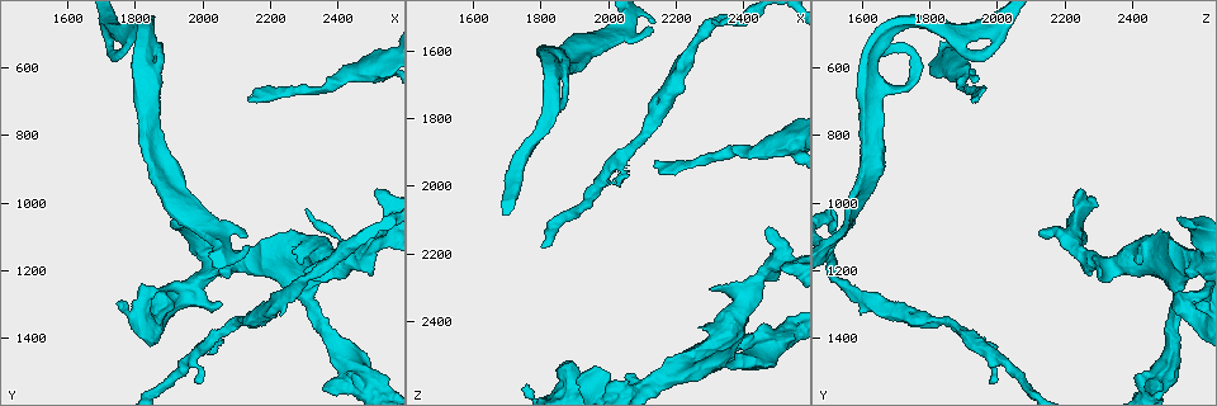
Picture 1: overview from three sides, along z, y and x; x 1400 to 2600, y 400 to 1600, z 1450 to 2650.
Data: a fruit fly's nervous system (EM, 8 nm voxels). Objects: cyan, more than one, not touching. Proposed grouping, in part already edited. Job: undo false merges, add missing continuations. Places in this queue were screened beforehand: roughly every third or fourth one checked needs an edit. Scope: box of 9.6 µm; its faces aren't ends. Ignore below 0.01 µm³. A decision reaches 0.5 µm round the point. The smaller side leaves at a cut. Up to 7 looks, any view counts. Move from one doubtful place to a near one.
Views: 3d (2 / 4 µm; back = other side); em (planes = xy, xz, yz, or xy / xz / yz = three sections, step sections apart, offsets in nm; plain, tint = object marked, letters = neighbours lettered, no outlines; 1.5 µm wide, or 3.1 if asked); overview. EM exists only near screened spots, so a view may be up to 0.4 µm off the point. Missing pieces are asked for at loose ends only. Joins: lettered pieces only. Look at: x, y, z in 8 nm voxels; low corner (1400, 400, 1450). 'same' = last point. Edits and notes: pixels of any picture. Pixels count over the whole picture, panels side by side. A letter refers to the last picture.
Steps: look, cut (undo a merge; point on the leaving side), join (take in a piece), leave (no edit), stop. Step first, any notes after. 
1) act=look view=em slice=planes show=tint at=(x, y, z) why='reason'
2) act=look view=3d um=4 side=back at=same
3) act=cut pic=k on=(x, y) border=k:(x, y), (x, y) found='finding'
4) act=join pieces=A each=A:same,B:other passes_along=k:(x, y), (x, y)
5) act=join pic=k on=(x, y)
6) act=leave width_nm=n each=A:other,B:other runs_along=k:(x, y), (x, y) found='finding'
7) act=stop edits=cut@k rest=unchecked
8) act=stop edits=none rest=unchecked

act=look view=3d um=2 at=(2130, 700, 1940) why='branch stops here'

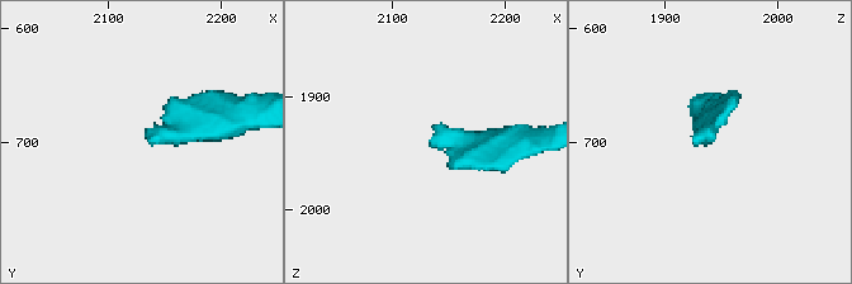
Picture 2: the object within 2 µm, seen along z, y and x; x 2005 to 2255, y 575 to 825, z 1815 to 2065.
act=look view=em slice=planes show=plain at=(2136, 696, 1944)

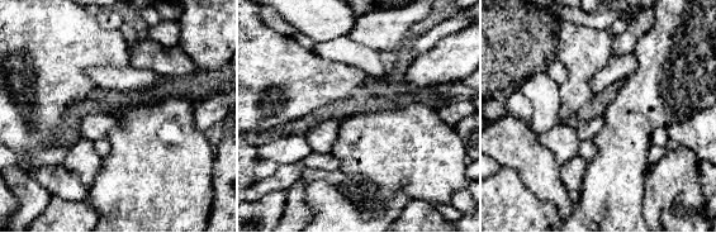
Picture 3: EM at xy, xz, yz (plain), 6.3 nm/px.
act=look view=em slice=planes show=letters at=same

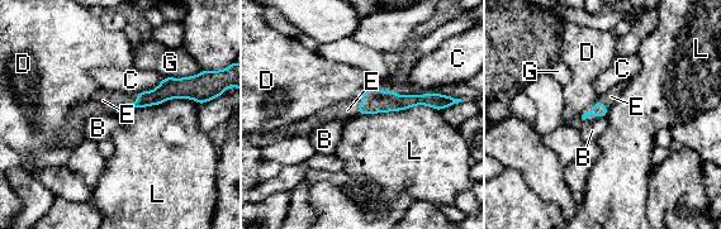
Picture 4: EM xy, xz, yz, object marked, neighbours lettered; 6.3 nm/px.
act=join pieces=E longest_contact=L:550nm each=B:other,C:other,D:other,E:same,G:other,L:other found='the neuron continues'

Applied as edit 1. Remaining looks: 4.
act=look view=overview

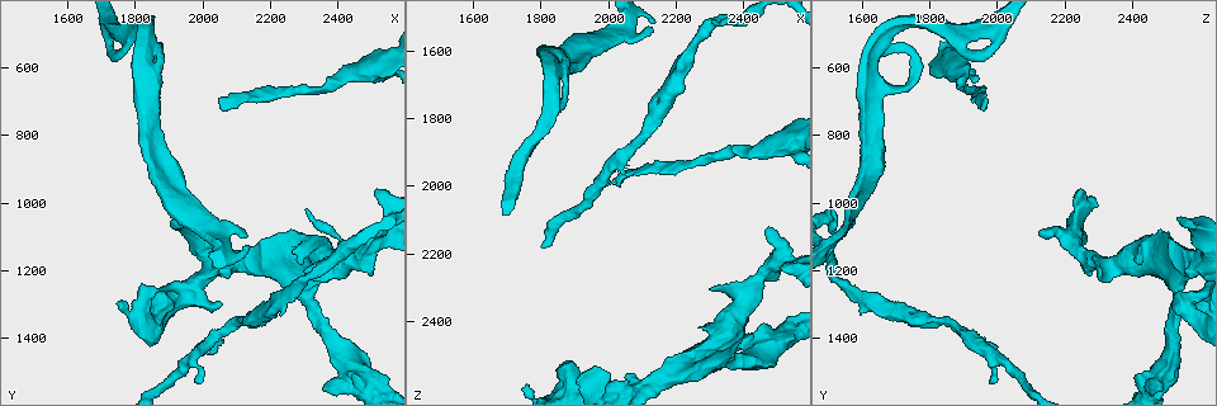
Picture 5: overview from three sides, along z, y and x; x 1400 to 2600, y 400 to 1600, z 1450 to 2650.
act=look view=3d um=2 at=(1870, 860, 1650) why='three arms meet'

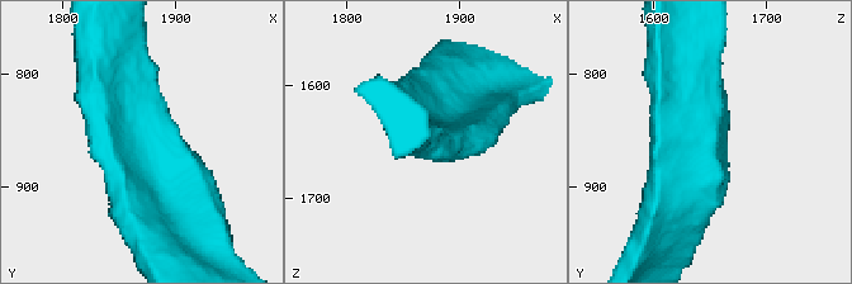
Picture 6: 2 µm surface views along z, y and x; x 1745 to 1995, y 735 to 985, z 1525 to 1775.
act=look view=em slice=planes show=letters at=(1864, 860, 1644) arms=3 arm_widths_nm=220,260,300 why='shape alone is not enough'

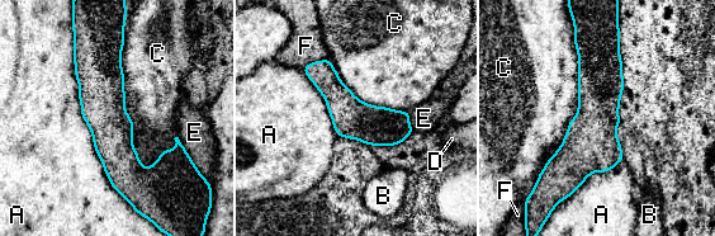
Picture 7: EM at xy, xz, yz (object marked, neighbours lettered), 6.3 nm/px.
act=leave width_nm=260 longest_contact=A:1100nm each=A:other,B:other,C:other,D:other,E:other,F:other found='continuous, no second neuron'

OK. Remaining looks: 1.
act=look view=em slice=planes show=letters at=(2330, 1330, 2520) why='sudden change in width'

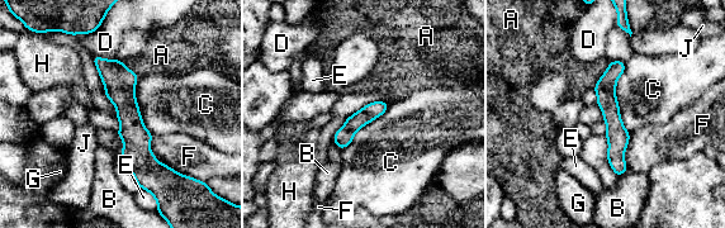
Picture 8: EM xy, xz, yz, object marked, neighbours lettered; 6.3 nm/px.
act=leave longest_contact=C:460nm each=A:other,B:other,C:other,D:other,E:other,F:other,G:other,H:other,J:other border=8:(624, 62), (616, 101), (629, 133) found='one neuron here'

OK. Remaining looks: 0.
act=stop edits=join@4 rest=unchecked

